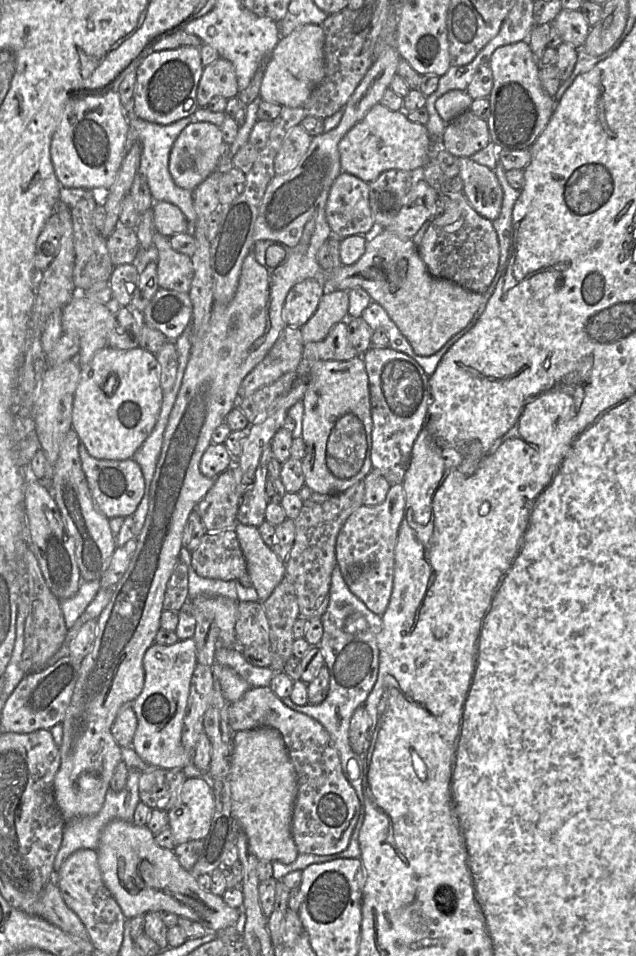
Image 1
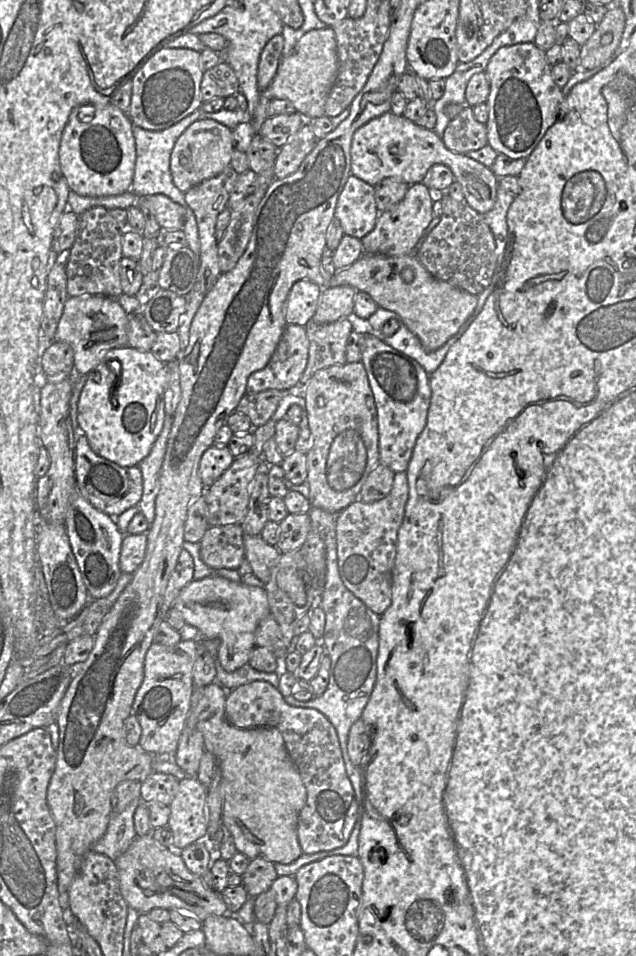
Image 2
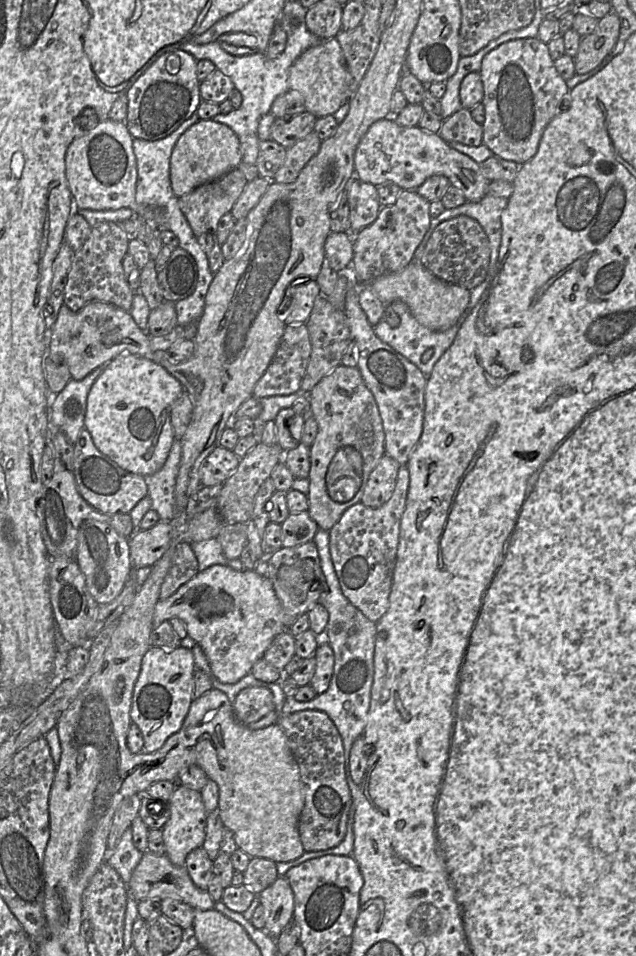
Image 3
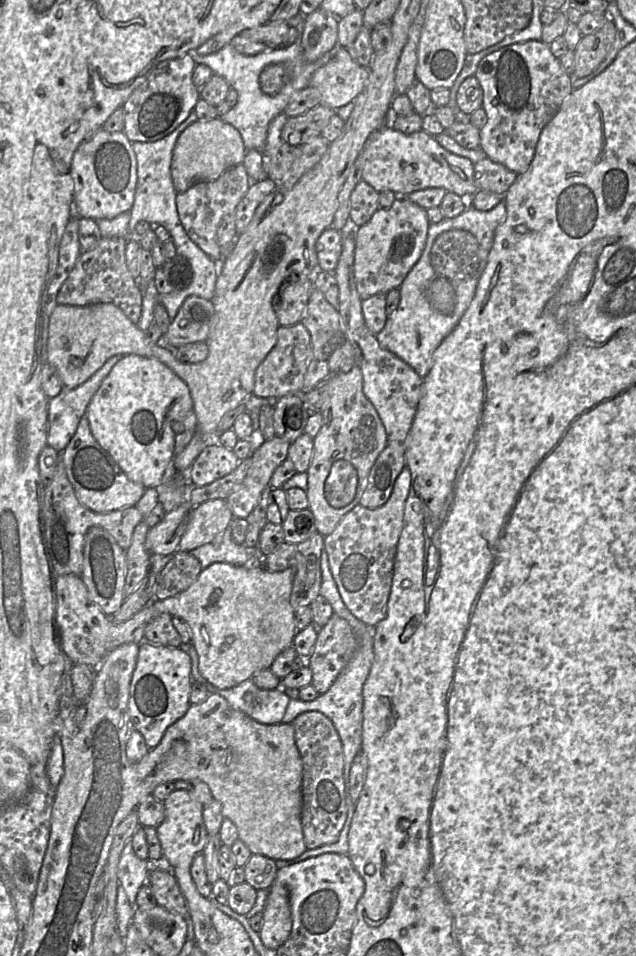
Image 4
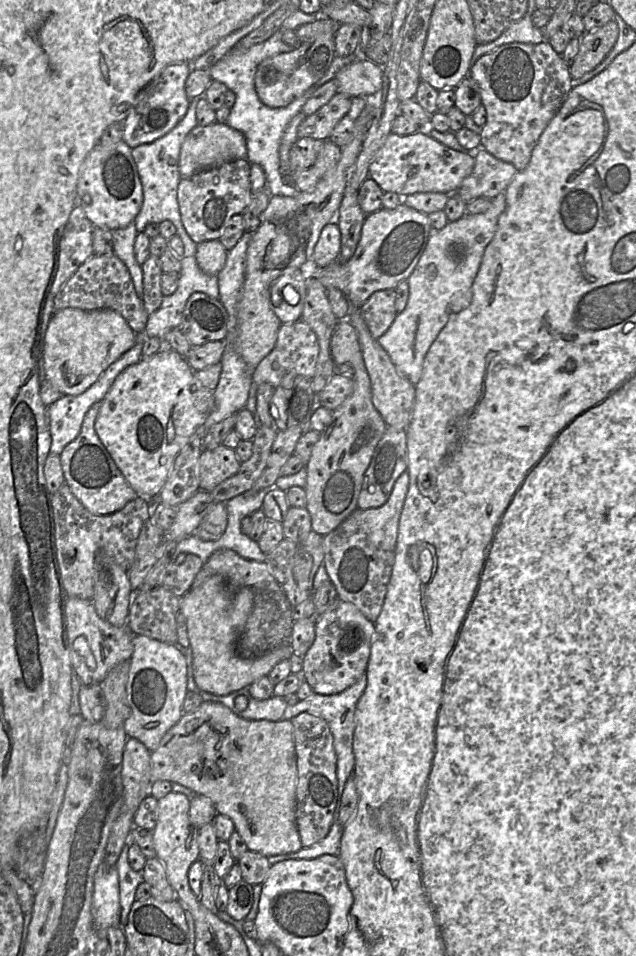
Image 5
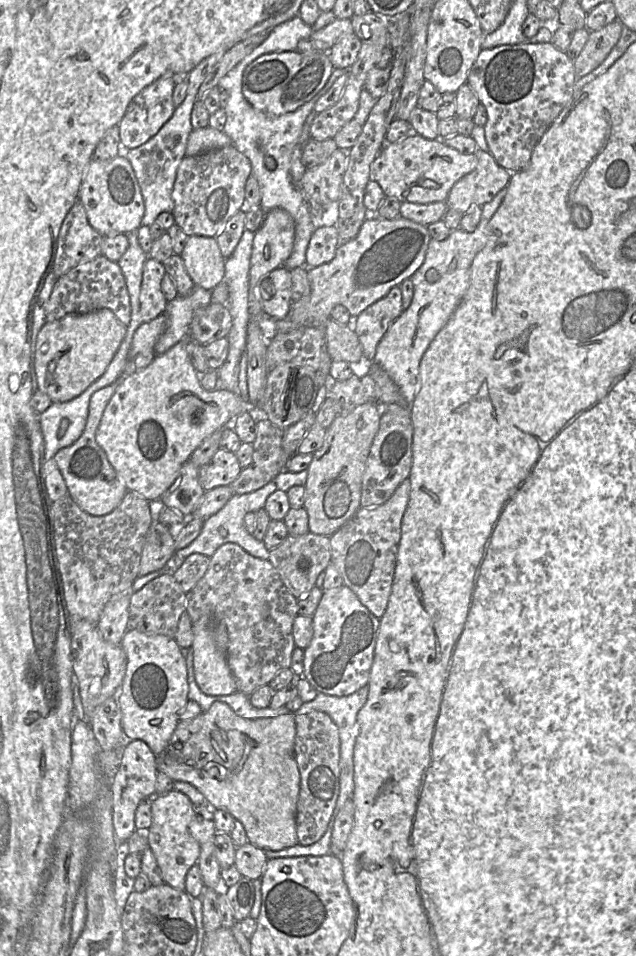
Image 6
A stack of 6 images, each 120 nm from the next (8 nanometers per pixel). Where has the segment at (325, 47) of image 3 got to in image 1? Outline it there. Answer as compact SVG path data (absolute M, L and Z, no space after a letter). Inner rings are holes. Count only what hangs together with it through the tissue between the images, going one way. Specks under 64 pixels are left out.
M306 24L281 37L273 49L260 86L260 99L282 107L301 107L325 76L325 35L321 25Z

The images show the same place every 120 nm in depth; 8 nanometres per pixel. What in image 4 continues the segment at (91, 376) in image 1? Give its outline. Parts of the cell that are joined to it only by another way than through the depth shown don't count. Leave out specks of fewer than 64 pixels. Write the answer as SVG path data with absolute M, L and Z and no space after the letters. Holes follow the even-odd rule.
M125 354L111 368L92 396L86 408L86 416L90 431L99 445L108 452L129 480L147 489L156 488L163 482L164 472L174 458L175 435L172 423L190 410L193 410L193 401L189 388L175 372L155 358Z

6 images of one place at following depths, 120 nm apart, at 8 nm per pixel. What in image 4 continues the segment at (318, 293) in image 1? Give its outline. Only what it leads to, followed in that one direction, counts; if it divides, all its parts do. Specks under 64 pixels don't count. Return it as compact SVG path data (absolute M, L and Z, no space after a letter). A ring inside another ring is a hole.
M295 273L288 278L273 298L280 326L293 326L301 322L314 289L313 277Z

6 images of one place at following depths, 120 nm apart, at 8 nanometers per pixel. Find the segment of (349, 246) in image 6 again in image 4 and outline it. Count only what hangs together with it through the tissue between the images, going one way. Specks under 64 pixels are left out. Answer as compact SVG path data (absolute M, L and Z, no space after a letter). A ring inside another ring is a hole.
M398 196L389 209L379 208L371 219L354 229L354 278L361 299L388 293L402 282L420 258L430 222L424 208L405 196Z

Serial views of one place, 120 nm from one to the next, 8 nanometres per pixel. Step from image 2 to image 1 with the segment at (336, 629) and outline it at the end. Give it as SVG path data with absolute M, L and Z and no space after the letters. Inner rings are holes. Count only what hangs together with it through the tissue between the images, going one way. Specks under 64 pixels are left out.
M338 564L333 569L330 598L327 609L321 617L323 636L319 643L324 657L324 665L329 671L329 690L327 697L320 704L305 705L295 704L290 697L281 698L282 702L292 710L304 713L320 722L329 733L331 740L339 753L342 772L354 788L359 802L360 814L354 827L348 847L330 855L316 855L299 853L297 859L290 864L273 861L273 877L279 881L289 872L300 870L315 863L323 863L339 858L360 858L359 834L363 825L363 761L356 754L349 743L350 721L355 710L363 706L372 691L379 671L378 635L382 629L382 617L373 613L358 597L348 588L344 581Z

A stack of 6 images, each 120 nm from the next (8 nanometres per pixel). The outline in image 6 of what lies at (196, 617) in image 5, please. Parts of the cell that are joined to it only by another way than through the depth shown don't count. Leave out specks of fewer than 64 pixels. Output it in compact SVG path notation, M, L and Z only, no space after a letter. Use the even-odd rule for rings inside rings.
M201 616L192 623L194 678L206 695L230 695L237 692L237 684L224 649L214 640L214 624L215 621L209 616Z

